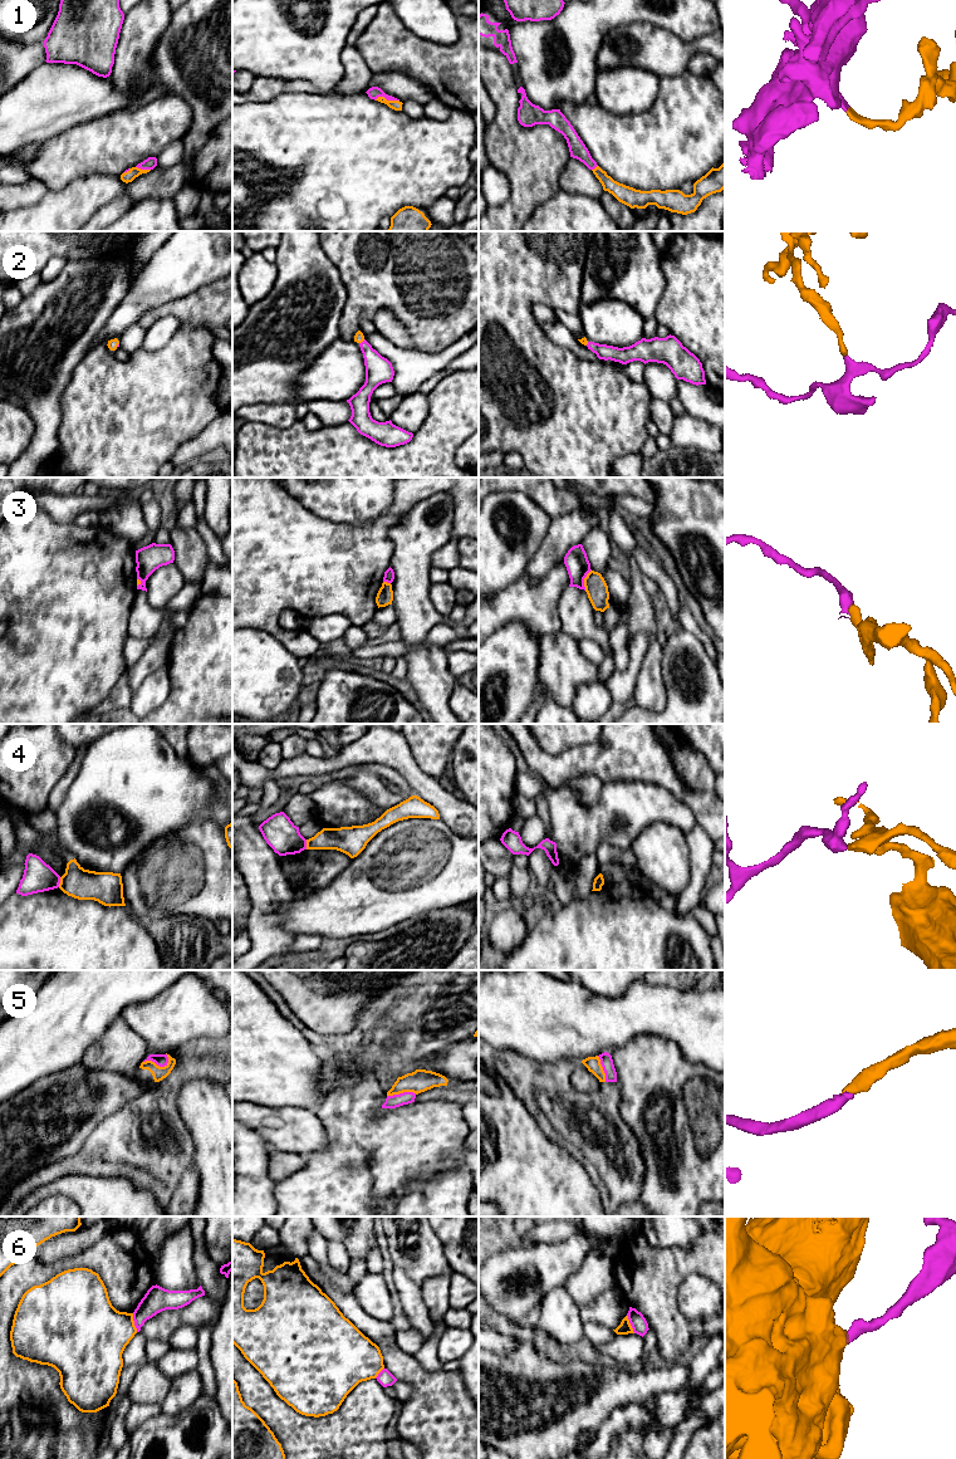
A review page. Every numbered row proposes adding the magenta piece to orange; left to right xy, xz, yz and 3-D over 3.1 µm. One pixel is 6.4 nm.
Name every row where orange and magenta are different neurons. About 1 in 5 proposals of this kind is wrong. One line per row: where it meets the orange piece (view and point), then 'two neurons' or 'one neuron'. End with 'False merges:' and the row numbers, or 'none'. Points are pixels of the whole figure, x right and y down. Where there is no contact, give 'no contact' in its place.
1: contact xz (386, 99); one neuron
2: contact xz (362, 341); one neuron
3: contact yz (584, 579); two neurons
4: contact xy (60, 882); two neurons
5: contact xy (157, 1066); one neuron
6: contact xy (133, 1322); two neurons
False merges: 3, 4, 6

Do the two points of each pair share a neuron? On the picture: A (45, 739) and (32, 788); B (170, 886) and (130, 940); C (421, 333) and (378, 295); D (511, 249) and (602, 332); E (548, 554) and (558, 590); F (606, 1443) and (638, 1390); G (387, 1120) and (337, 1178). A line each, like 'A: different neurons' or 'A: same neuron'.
A: same neuron
B: different neurons
C: same neuron
D: different neurons
E: different neurons
F: different neurons
G: same neuron

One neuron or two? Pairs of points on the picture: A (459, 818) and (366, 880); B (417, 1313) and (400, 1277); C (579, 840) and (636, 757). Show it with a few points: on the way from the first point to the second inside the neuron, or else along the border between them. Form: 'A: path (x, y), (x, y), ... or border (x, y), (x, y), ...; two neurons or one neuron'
A: border (440, 818), (454, 832), (465, 837); two neurons
B: path (412, 1305), (411, 1295), (405, 1286); one neuron
C: border (650, 782), (609, 781), (602, 784); two neurons

